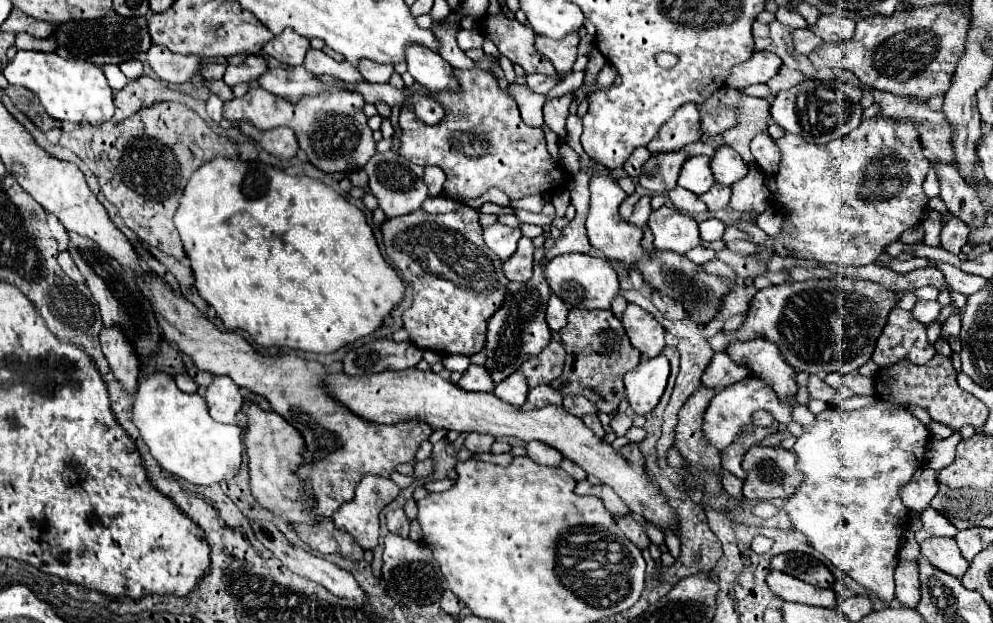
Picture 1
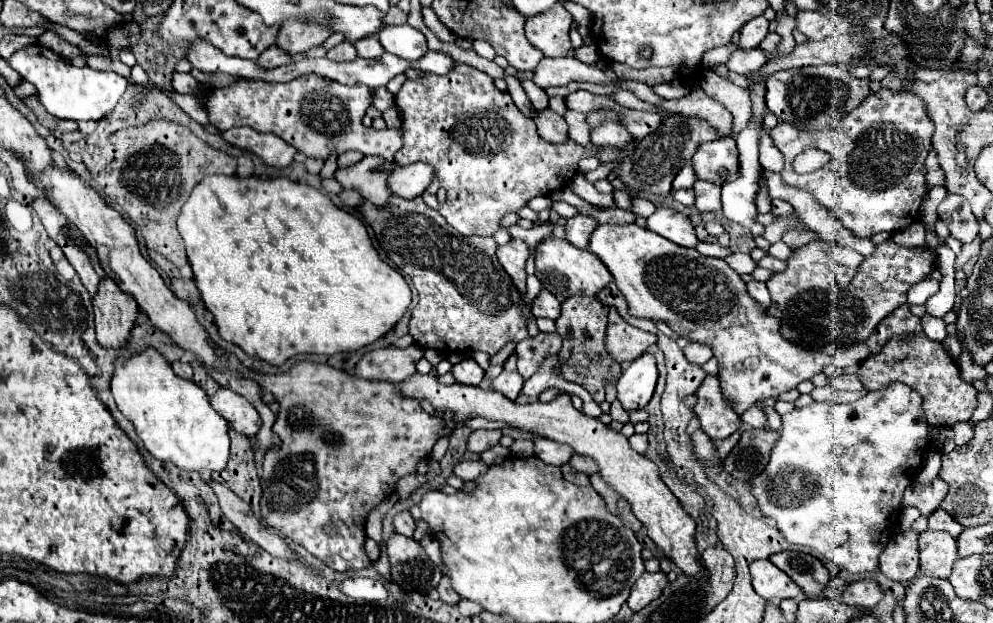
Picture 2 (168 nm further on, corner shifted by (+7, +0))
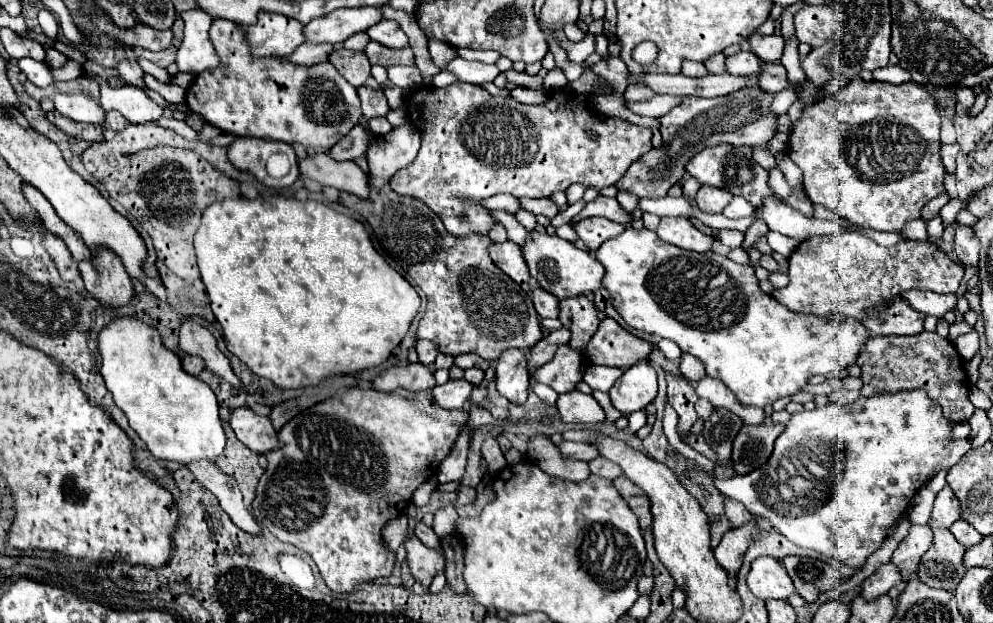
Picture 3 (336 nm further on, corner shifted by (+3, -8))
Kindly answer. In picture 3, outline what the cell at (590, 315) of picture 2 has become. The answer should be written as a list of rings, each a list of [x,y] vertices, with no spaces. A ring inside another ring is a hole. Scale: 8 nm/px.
[[[571,297],[559,303],[559,319],[563,327],[571,331],[569,345],[579,351],[583,357],[587,355],[587,343],[599,329],[597,307],[589,297]]]

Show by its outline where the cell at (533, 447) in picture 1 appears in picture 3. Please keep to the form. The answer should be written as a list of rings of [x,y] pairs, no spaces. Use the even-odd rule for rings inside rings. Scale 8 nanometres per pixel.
[[[563,441],[559,445],[559,451],[563,457],[571,459],[571,461],[591,461],[595,457],[599,457],[599,453],[595,453],[595,447],[589,443],[573,443],[573,441]]]

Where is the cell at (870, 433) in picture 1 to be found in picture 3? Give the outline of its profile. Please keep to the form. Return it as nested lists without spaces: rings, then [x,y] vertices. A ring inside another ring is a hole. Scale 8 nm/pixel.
[[[899,391],[899,393],[877,393],[875,397],[861,397],[857,399],[855,403],[849,403],[849,405],[837,405],[837,403],[829,403],[825,407],[817,407],[813,411],[799,411],[795,415],[791,415],[791,421],[787,423],[785,431],[781,433],[781,437],[775,441],[775,451],[773,455],[769,457],[767,465],[763,465],[763,469],[755,469],[751,473],[747,473],[745,477],[733,477],[733,479],[725,479],[725,481],[715,481],[715,487],[739,501],[745,505],[745,509],[755,515],[755,517],[761,517],[765,519],[777,533],[785,535],[791,543],[795,543],[797,547],[805,547],[805,549],[813,549],[817,553],[823,553],[827,557],[833,557],[849,567],[855,567],[855,569],[861,569],[867,561],[867,557],[871,553],[875,553],[883,539],[887,537],[887,529],[891,527],[891,523],[899,517],[903,517],[909,509],[909,503],[913,499],[913,495],[917,493],[919,487],[923,487],[929,479],[933,479],[941,469],[945,467],[951,467],[955,465],[969,449],[969,441],[967,439],[961,439],[961,441],[951,441],[949,439],[949,433],[951,433],[951,423],[941,415],[941,407],[937,403],[933,403],[927,393],[921,393],[921,391]]]

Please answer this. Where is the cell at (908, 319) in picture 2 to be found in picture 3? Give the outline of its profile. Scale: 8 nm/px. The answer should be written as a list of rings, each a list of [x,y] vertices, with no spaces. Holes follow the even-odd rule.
[[[905,299],[895,301],[879,311],[879,317],[867,317],[863,325],[869,329],[871,337],[885,335],[917,335],[923,331],[925,313],[915,311]]]

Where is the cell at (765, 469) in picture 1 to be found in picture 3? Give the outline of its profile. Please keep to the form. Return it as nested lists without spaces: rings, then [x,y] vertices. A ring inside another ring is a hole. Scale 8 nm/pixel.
[[[743,425],[733,441],[733,469],[739,475],[751,473],[767,463],[773,453],[775,439],[783,433],[785,425]]]

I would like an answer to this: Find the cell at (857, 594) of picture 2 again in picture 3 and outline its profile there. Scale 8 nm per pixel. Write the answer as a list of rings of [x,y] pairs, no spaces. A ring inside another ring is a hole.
[[[887,563],[887,565],[881,565],[871,577],[867,577],[861,585],[861,597],[865,601],[875,601],[883,595],[889,593],[889,589],[895,585],[895,581],[901,581],[899,577],[899,571]]]

